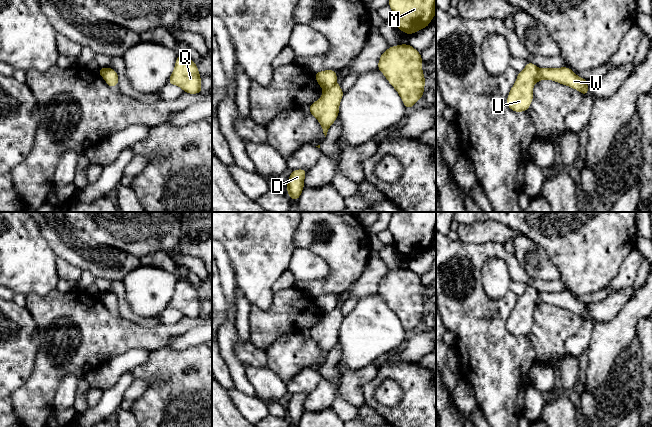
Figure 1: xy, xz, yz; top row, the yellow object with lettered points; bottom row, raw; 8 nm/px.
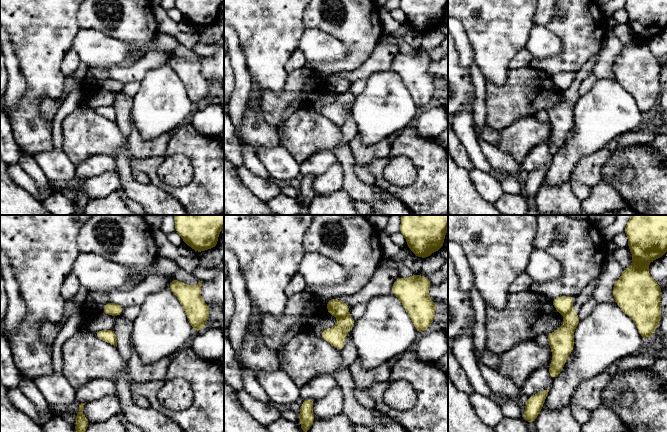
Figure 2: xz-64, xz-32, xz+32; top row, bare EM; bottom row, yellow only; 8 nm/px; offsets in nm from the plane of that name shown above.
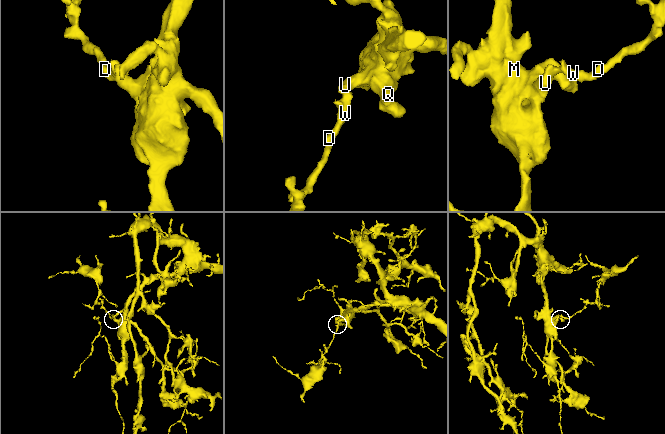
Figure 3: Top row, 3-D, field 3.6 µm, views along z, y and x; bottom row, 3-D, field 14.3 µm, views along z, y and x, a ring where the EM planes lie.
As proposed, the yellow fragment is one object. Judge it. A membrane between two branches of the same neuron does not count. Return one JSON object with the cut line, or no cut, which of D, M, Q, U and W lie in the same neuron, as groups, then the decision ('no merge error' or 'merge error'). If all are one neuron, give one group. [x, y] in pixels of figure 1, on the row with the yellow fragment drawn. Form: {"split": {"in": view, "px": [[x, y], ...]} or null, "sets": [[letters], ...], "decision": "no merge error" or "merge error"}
{"split": {"in": "yz", "px": [[538, 69], [534, 81]]}, "sets": [["D", "W"], ["M", "Q", "U"]], "decision": "merge error"}

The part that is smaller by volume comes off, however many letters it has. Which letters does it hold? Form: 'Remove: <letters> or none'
Remove: D, W

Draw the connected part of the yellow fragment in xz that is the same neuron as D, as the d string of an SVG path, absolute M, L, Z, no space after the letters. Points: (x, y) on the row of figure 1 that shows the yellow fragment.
M297 169L291 171L289 180L287 182L287 194L290 196L291 200L298 201L303 189L304 189L304 178L306 176L307 170Z

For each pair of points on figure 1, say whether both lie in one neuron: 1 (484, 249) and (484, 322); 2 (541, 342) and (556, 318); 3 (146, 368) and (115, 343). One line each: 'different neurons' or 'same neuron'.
1: same neuron
2: same neuron
3: different neurons

